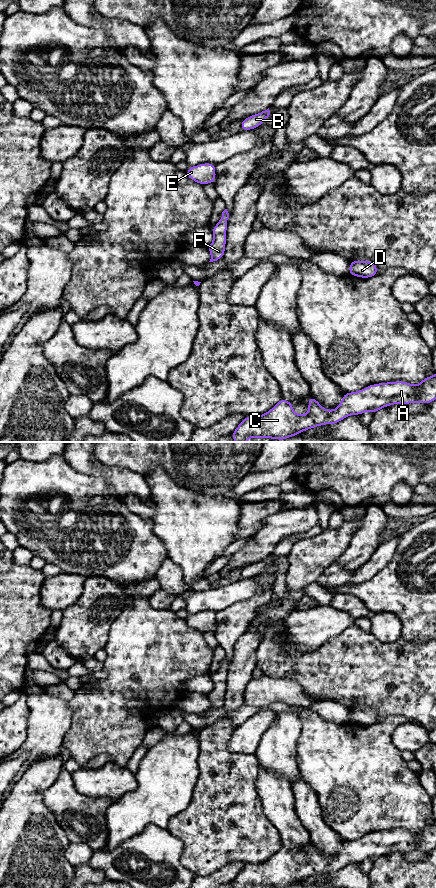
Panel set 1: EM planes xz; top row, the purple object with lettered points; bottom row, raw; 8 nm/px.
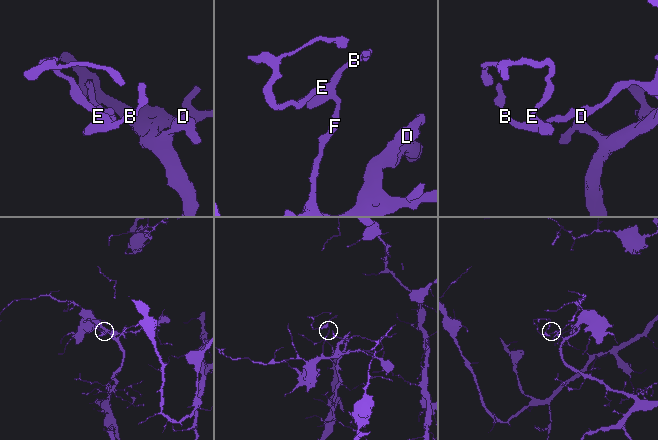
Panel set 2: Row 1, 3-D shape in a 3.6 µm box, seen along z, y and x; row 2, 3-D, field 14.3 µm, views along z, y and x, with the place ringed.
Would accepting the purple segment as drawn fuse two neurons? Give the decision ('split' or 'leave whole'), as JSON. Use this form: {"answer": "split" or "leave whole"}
{"answer": "leave whole"}

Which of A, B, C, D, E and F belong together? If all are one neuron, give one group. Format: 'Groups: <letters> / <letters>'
Groups: A B C D E F

